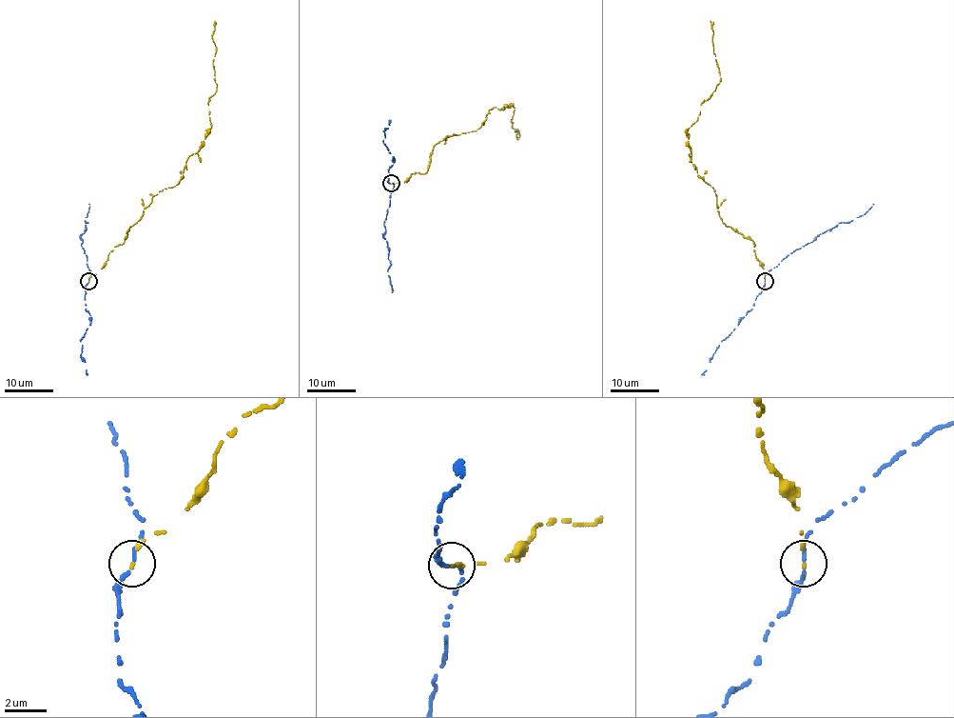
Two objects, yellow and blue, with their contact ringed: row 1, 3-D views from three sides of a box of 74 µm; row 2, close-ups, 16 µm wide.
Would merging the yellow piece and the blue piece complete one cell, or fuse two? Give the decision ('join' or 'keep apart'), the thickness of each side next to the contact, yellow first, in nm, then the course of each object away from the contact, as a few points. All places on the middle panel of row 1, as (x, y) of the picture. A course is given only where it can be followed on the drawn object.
keep apart; calibres 140 and 130 nm; course yellow (391, 184), (423, 173), (431, 150), (444, 137), (476, 131), (490, 109), (512, 106), (517, 138), (517, 129); course blue (392, 184), (383, 225), (392, 292)

